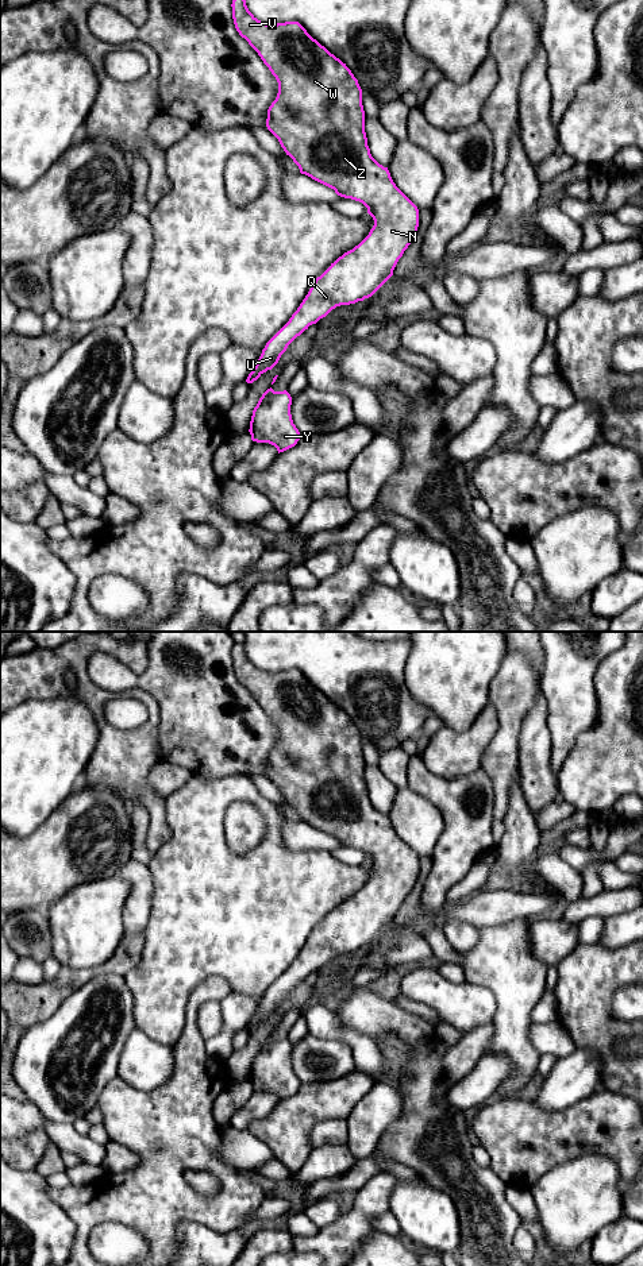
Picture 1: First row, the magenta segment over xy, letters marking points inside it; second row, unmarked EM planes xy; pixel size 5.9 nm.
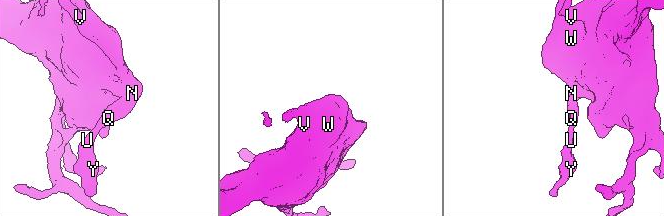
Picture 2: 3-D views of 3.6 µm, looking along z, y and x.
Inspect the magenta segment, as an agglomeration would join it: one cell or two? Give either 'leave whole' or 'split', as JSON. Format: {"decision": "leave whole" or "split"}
{"decision": "leave whole"}

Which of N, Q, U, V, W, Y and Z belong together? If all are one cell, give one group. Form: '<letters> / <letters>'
N Q U V W Y Z

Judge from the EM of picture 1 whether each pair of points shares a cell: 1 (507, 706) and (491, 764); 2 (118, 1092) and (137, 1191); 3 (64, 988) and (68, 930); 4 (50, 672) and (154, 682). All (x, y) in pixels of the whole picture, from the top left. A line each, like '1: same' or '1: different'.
1: same
2: same
3: different
4: different

